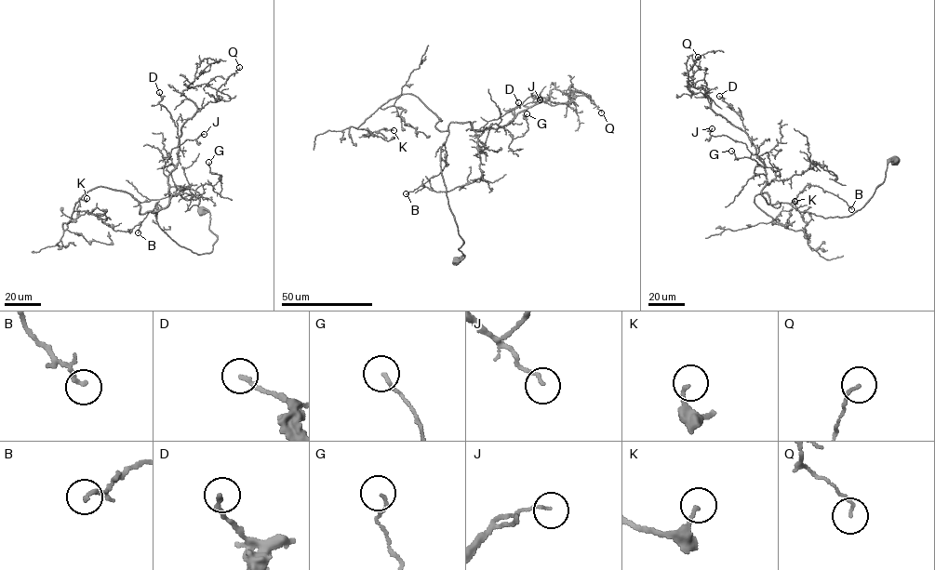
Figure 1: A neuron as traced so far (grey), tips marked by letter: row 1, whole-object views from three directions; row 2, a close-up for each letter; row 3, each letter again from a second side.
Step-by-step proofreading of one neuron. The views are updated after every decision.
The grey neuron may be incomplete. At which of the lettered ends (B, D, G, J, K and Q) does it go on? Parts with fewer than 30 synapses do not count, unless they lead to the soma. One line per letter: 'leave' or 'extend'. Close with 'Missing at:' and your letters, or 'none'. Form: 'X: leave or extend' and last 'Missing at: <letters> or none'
B: leave
D: leave
G: leave
J: leave
K: leave
Q: leave
Missing at: none

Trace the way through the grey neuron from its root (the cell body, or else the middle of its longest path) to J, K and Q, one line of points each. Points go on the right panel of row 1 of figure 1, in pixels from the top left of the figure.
J: (894, 160), (860, 209), (823, 218), (788, 203), (767, 203), (763, 160), (744, 143), (711, 135), (712, 128)
K: (894, 160), (848, 216), (774, 207), (767, 192), (754, 202), (808, 235), (794, 201)
Q: (894, 160), (848, 216), (768, 204), (765, 165), (748, 135), (688, 89), (698, 57)

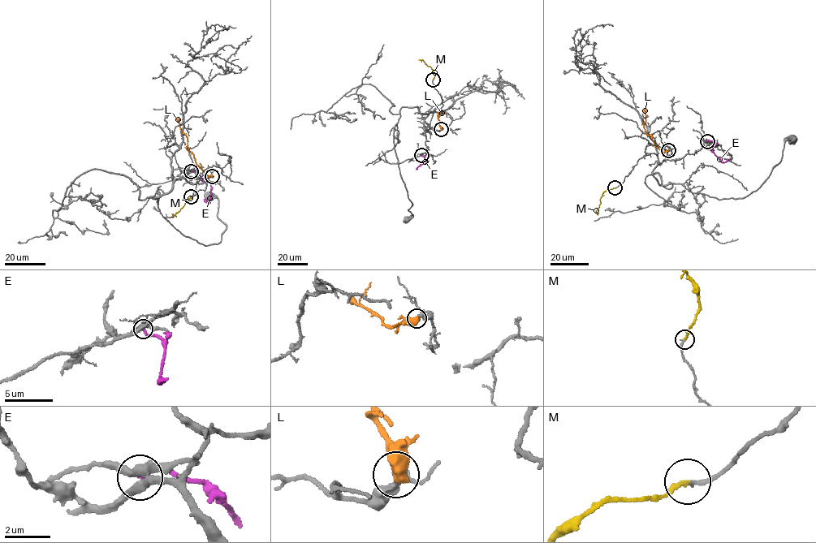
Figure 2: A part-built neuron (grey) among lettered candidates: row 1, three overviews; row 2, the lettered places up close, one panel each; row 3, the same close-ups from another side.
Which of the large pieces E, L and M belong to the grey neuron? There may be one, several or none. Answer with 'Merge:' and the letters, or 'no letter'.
Merge: M

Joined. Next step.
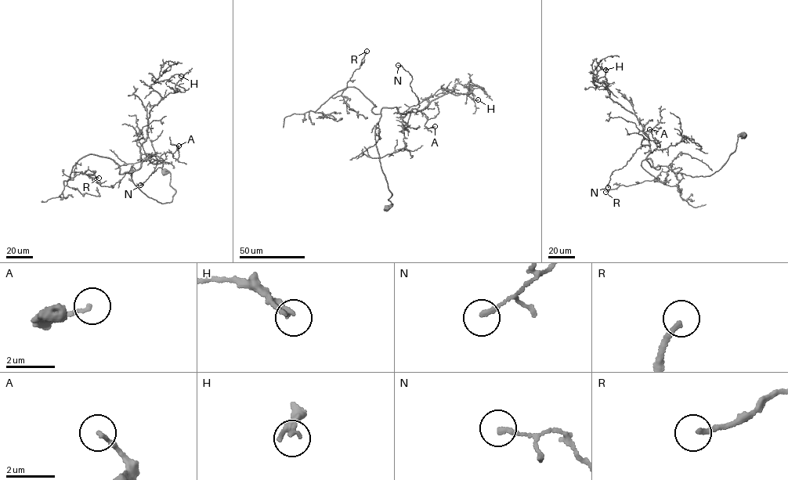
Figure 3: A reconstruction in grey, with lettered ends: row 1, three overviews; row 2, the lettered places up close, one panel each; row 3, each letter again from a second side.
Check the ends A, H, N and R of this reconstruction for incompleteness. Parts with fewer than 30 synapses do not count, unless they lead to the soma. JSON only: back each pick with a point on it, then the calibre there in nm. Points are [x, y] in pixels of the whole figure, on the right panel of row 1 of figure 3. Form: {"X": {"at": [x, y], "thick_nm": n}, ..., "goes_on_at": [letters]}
{"R": {"at": [605, 192], "thick_nm": 190}, "goes_on_at": ["R"]}

